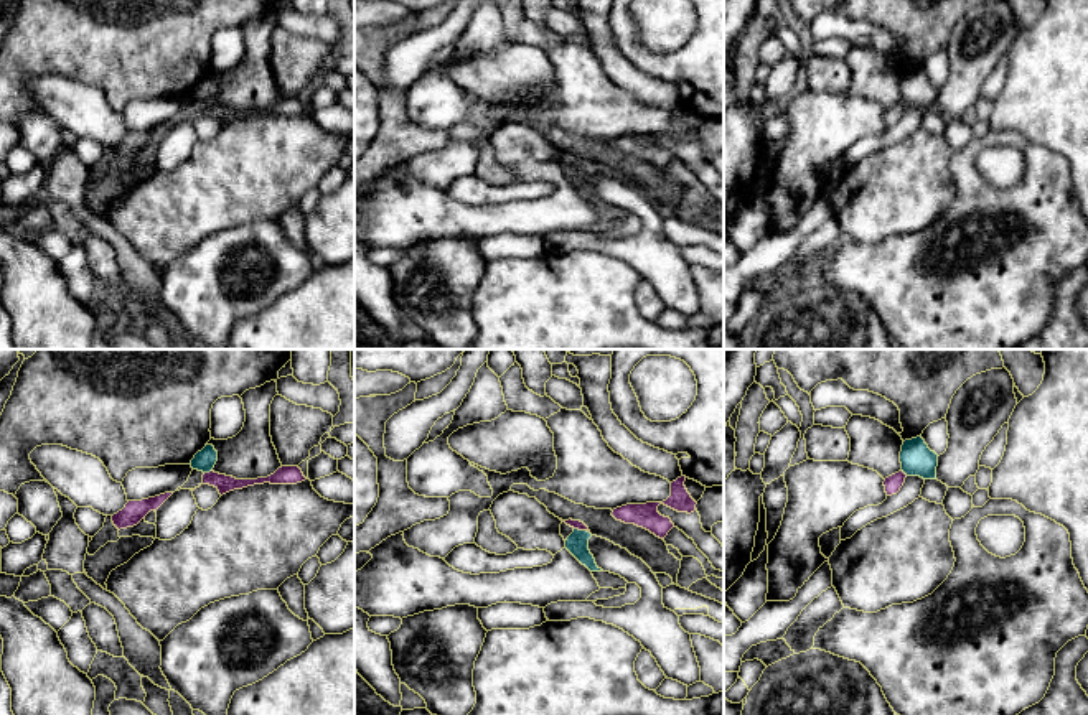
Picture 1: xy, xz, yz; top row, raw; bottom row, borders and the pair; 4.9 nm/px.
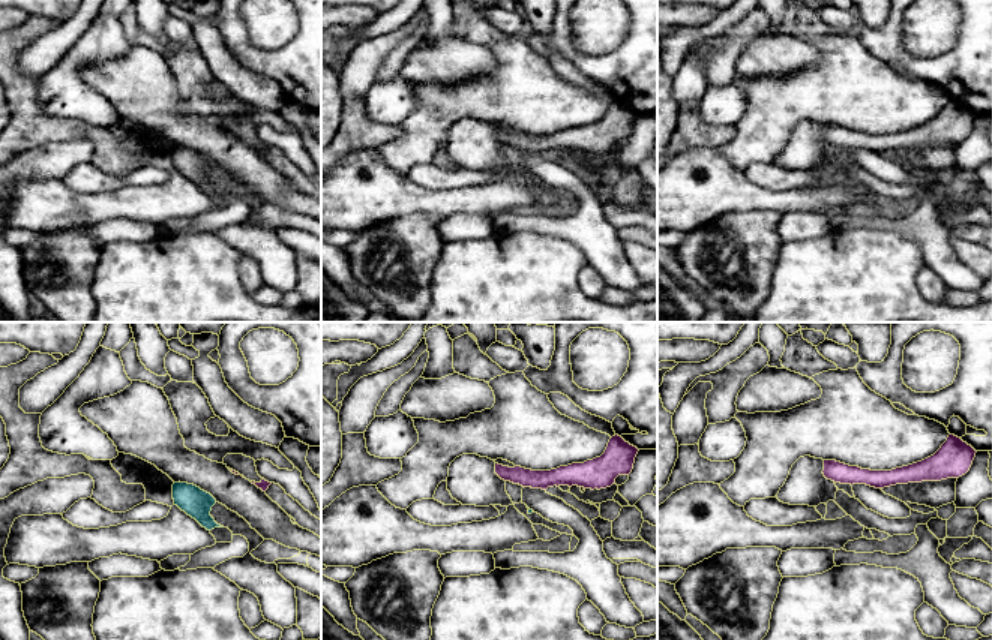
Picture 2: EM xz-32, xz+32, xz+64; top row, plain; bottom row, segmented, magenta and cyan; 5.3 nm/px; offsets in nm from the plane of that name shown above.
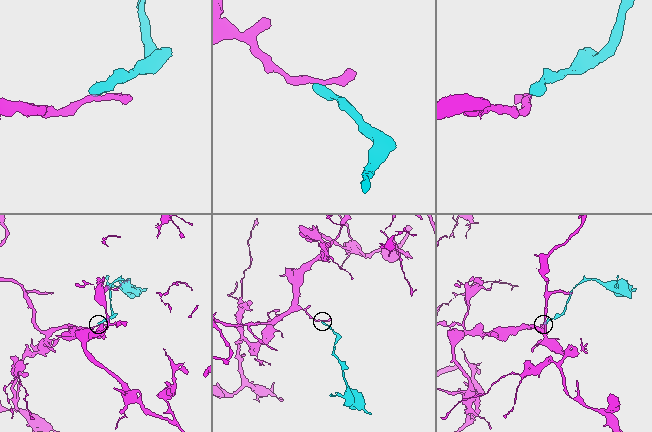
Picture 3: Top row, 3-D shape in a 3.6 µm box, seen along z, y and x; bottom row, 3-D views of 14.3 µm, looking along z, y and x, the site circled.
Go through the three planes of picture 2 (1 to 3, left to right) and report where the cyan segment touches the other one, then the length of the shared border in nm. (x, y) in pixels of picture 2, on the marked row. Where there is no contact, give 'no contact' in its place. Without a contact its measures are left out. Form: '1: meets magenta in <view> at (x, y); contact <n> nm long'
1: no contact
2: no contact
3: no contact

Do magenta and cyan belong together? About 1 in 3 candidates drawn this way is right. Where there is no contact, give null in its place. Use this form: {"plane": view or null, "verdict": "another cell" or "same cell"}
{"plane": "xz", "verdict": "another cell"}

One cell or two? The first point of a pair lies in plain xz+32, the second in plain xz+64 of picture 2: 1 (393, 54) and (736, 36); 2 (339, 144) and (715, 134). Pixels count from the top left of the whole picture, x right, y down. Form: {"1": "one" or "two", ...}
{"1": "one", "2": "one"}

